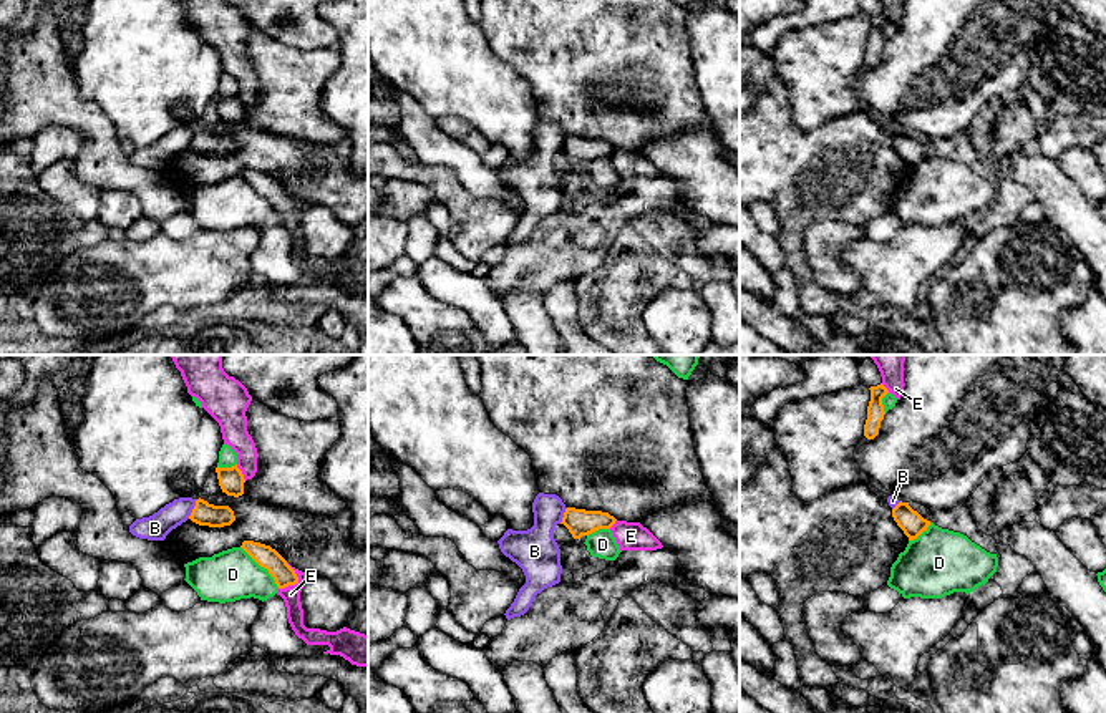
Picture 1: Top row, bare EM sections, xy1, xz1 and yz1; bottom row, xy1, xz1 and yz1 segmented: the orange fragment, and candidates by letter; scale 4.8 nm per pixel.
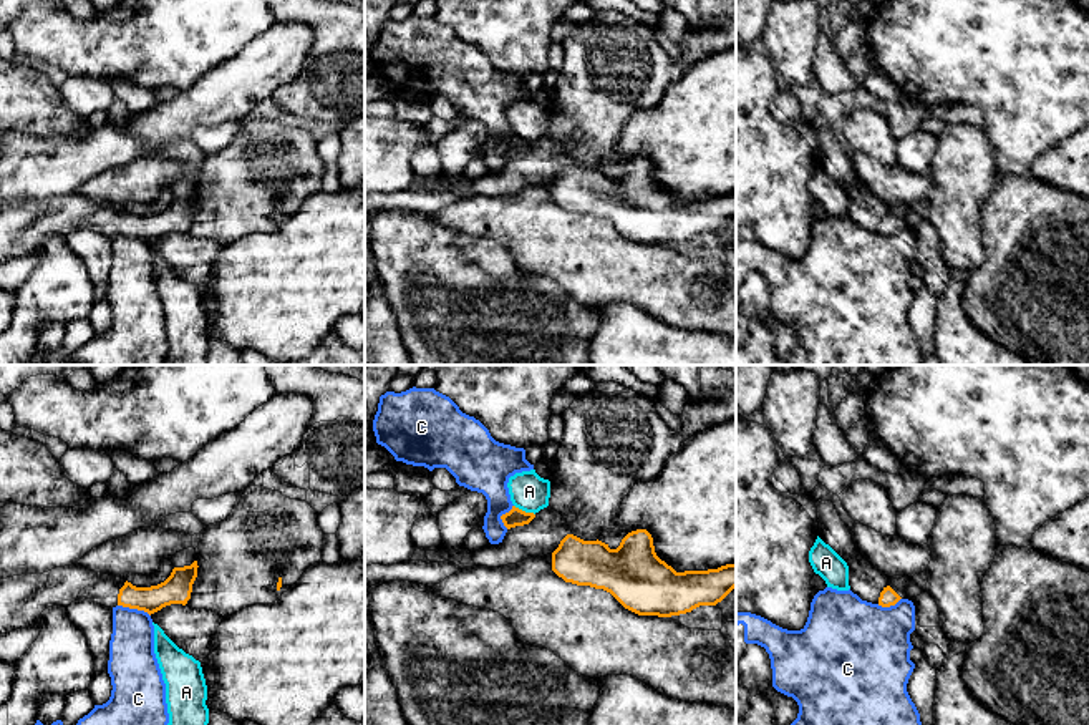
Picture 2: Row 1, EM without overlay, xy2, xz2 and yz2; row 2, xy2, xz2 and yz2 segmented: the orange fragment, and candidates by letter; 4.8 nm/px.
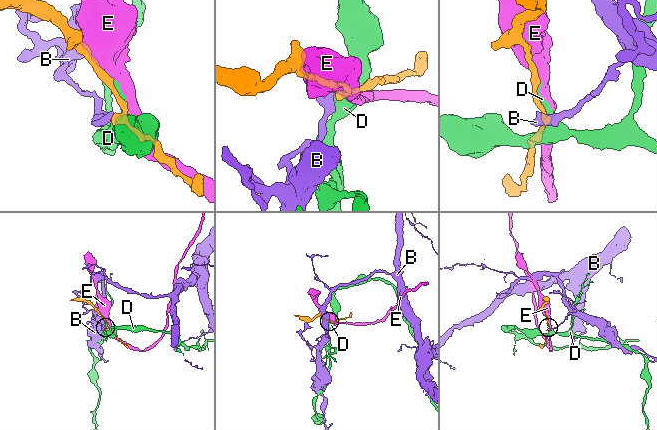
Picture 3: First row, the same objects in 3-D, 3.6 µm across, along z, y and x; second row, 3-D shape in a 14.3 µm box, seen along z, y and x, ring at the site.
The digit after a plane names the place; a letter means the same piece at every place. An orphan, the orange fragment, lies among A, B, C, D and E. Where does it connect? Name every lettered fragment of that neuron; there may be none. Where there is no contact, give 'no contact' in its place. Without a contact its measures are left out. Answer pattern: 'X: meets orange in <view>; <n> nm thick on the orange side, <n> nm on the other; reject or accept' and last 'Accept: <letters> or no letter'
A: meets orange in xz2; 90 nm thick on the orange side, 180 nm on the other; reject
B: meets orange in xy1; 110 nm thick on the orange side, 130 nm on the other; reject
C: meets orange in xy2; 140 nm thick on the orange side, 220 nm on the other; reject
D: meets orange in xy1; 110 nm thick on the orange side, 240 nm on the other; reject
E: meets orange in xy1; 110 nm thick on the orange side, 90 nm on the other; reject
Accept: no letter

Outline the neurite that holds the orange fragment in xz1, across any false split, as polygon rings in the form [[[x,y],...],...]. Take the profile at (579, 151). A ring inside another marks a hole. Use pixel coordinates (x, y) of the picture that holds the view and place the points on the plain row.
[[[567,136],[560,153],[569,158],[574,167],[580,169],[582,164],[599,158],[610,158],[615,149],[609,141]]]

